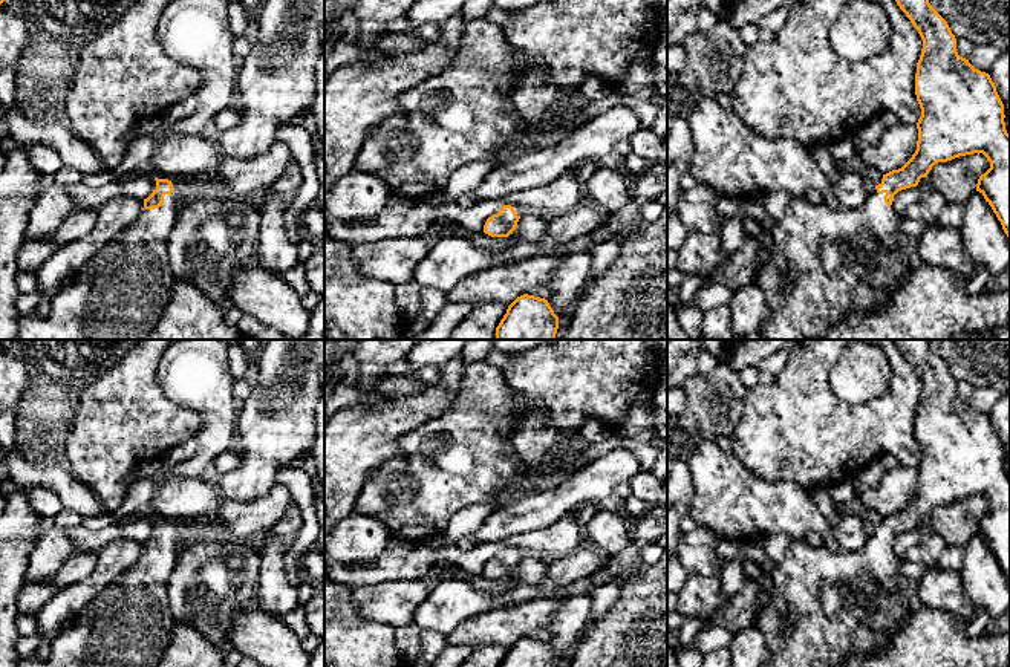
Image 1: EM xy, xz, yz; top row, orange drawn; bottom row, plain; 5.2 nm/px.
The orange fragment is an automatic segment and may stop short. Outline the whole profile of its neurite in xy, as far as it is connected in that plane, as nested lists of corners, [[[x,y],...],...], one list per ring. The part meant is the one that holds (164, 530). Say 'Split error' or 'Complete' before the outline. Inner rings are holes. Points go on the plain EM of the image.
Split error. [[[155,523],[156,532],[144,542],[141,557],[80,610],[77,621],[54,638],[44,656],[34,652],[20,659],[18,667],[158,667],[178,624],[168,606],[168,578],[182,545],[171,523]]]

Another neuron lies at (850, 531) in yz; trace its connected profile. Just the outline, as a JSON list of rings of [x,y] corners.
[[[842,512],[832,525],[831,534],[842,551],[858,551],[869,538],[866,526],[862,517]]]

